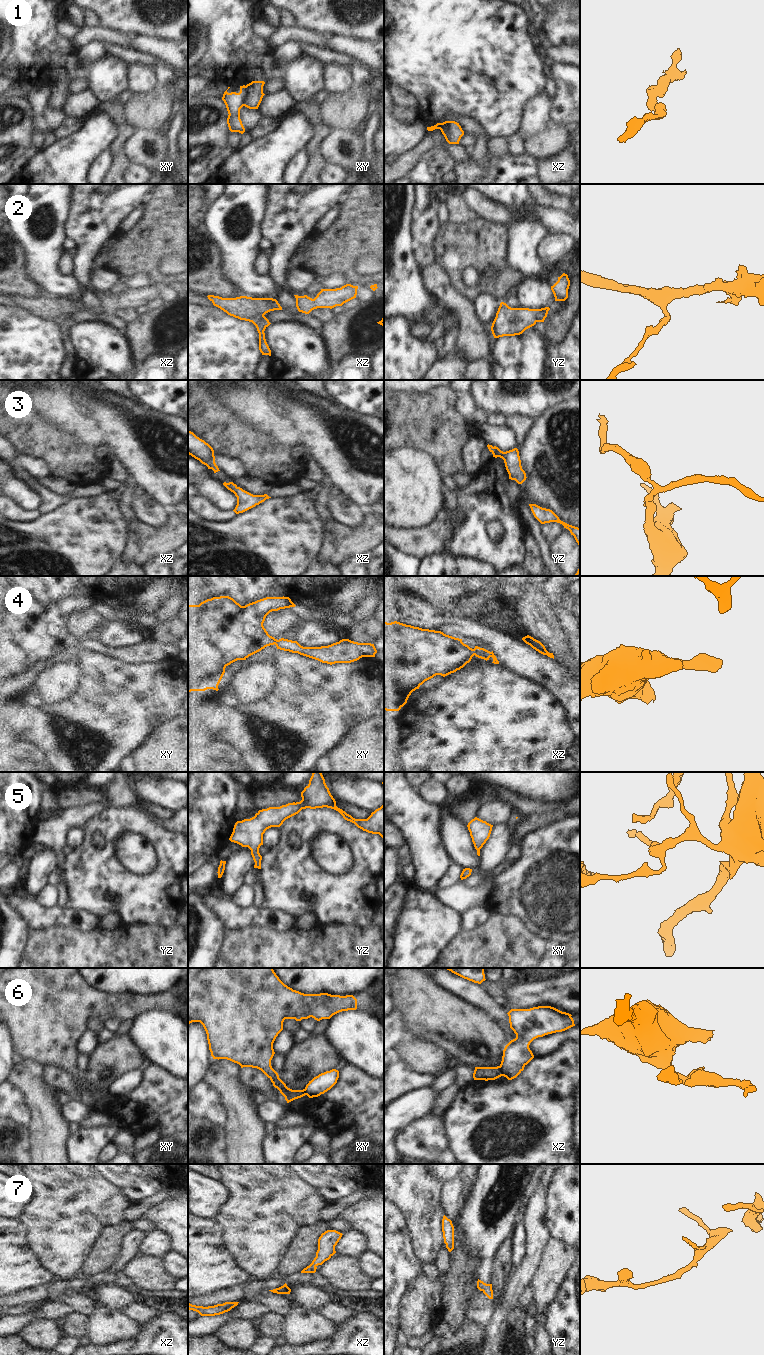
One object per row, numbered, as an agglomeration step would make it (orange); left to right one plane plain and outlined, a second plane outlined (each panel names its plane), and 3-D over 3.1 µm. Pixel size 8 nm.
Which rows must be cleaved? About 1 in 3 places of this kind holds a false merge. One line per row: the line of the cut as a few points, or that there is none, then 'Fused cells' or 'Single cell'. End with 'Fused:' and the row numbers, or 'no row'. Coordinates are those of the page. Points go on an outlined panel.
1: Split along xy (246, 86), (246, 97), (243, 105). Fused cells
2: No split. Single cell
3: No split. Single cell
4: No split. Single cell
5: No split. Single cell
6: Split along xz (498, 1066), (501, 1075). Fused cells
7: No split. Single cell
Fused: 1, 6.

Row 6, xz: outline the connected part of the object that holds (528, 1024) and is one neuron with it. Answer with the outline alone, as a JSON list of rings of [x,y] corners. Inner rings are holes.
[[[551,1006],[511,1009],[507,1014],[516,1038],[505,1046],[499,1067],[508,1080],[516,1078],[534,1058],[529,1048],[534,1039],[575,1026],[571,1014]]]

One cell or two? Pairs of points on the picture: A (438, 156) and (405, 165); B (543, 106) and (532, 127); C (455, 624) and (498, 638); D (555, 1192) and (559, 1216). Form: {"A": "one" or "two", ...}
{"A": "two", "B": "one", "C": "one", "D": "one"}

